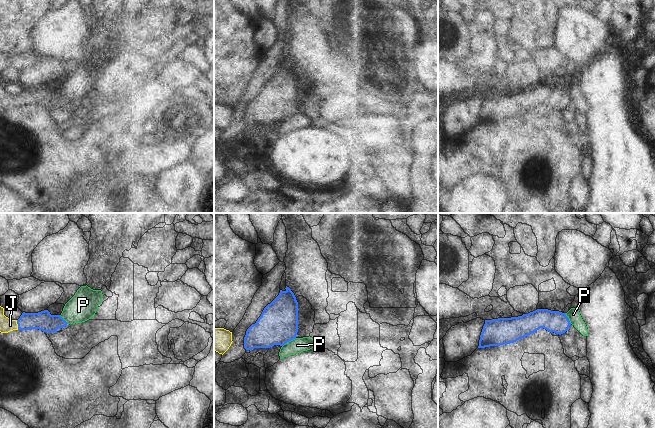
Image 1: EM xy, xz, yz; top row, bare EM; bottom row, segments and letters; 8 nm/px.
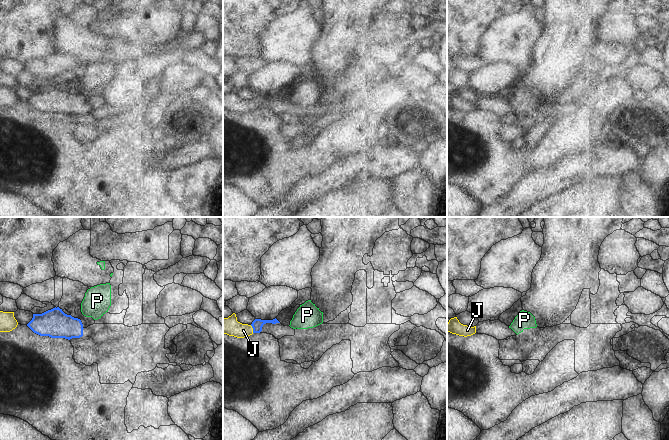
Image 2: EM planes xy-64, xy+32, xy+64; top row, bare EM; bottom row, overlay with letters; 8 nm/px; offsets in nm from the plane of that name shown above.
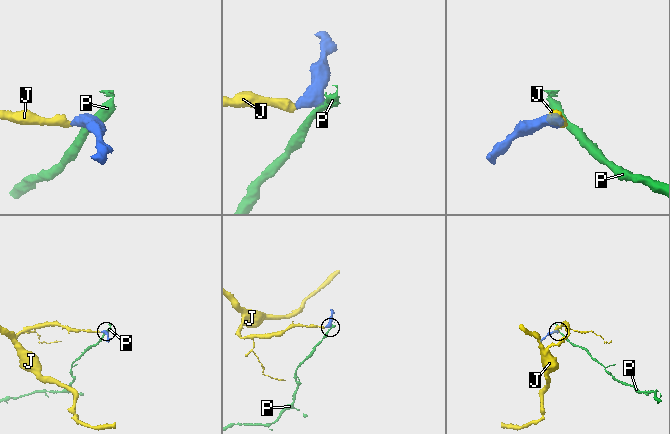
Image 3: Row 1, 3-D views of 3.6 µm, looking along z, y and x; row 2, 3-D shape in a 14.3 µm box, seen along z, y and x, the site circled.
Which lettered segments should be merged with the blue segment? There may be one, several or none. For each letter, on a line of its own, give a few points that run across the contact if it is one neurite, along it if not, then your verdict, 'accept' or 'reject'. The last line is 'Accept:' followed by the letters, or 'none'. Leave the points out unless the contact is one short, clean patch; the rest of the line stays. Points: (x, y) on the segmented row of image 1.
J: xy (43, 320), (30, 320), (18, 325), (6, 324) | accept
P: reject
Accept: J

